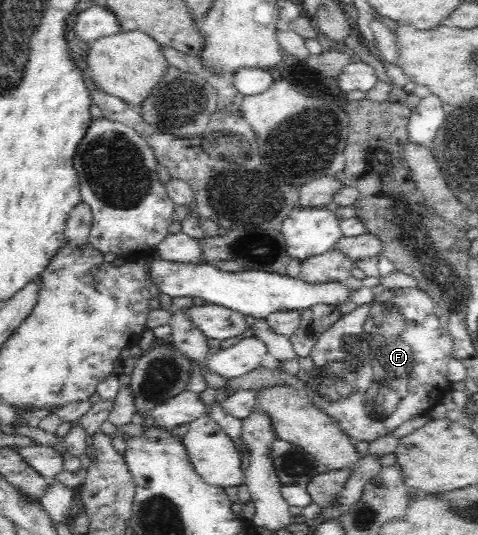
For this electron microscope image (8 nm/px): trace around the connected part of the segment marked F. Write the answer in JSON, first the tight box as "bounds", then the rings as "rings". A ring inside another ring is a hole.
{"bounds":[306,285,454,444],"rings":[[[417,285],[394,289],[389,288],[375,295],[369,303],[359,305],[349,313],[342,314],[328,331],[320,335],[312,346],[309,356],[312,358],[314,367],[312,367],[312,371],[309,373],[310,377],[306,383],[315,390],[316,399],[312,399],[310,408],[316,408],[318,412],[324,414],[332,422],[336,431],[340,431],[340,434],[346,436],[350,442],[366,441],[366,443],[372,444],[403,423],[406,423],[406,421],[428,414],[433,408],[443,403],[446,394],[452,390],[452,383],[447,379],[447,369],[449,362],[453,359],[453,341],[454,337],[447,330],[447,327],[439,323],[439,318],[435,312],[434,300],[427,291],[420,289]]]}

